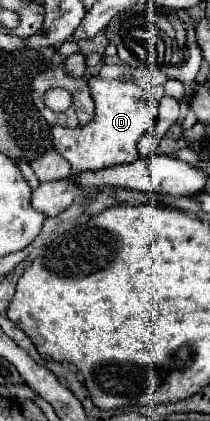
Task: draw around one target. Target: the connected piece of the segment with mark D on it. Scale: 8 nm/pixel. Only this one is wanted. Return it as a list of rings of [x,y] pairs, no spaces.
[[[91,77],[89,87],[95,99],[95,121],[79,129],[51,129],[55,149],[71,163],[71,175],[133,163],[137,159],[139,139],[145,133],[153,133],[159,119],[159,101],[151,97],[149,87],[143,87],[133,79],[107,81],[101,77]]]

